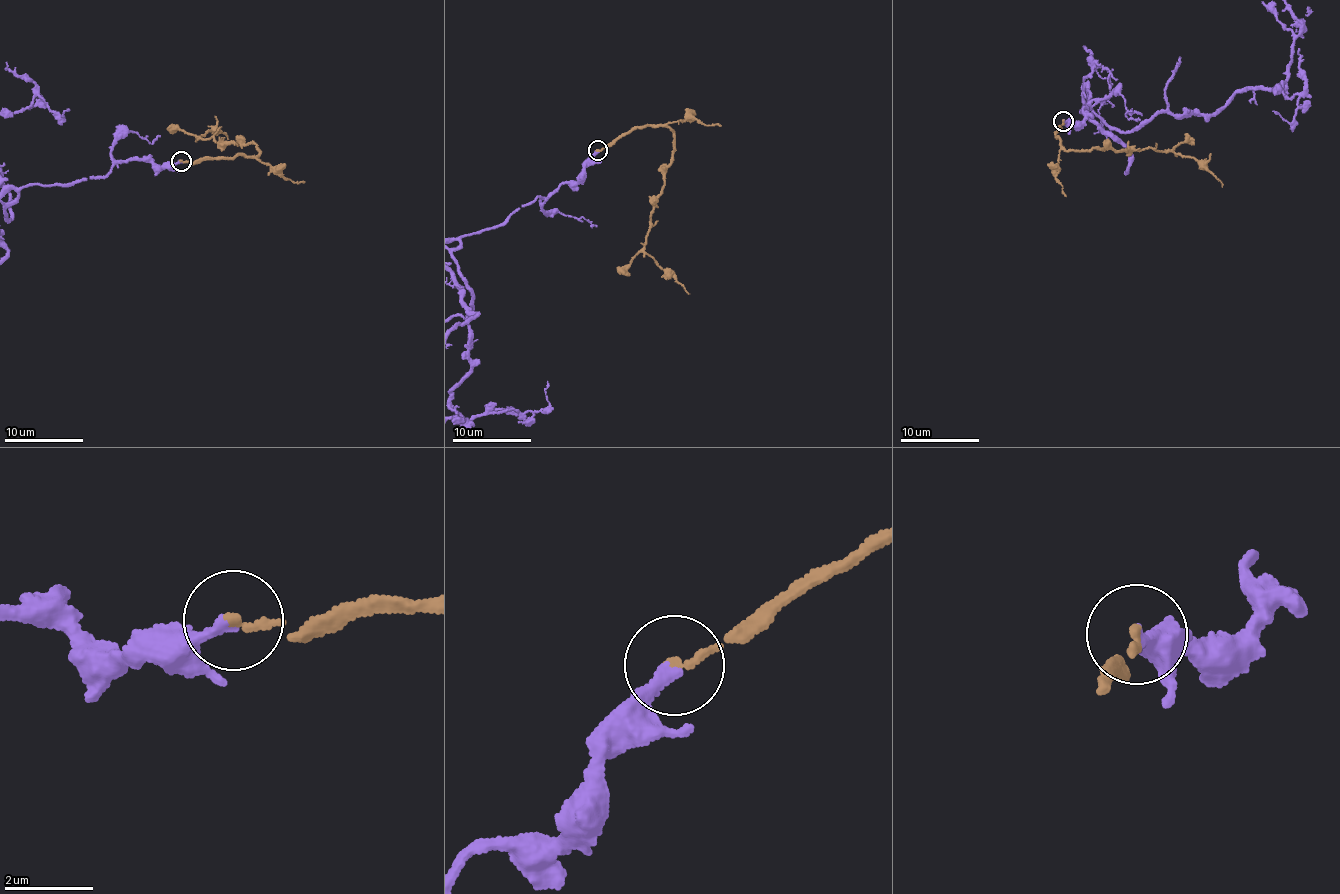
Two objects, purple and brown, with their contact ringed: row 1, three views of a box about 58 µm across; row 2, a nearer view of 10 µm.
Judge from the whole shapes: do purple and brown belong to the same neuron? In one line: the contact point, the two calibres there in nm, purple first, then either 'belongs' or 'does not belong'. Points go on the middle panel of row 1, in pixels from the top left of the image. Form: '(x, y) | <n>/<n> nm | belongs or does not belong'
(597, 150) | 280/200 nm | belongs

